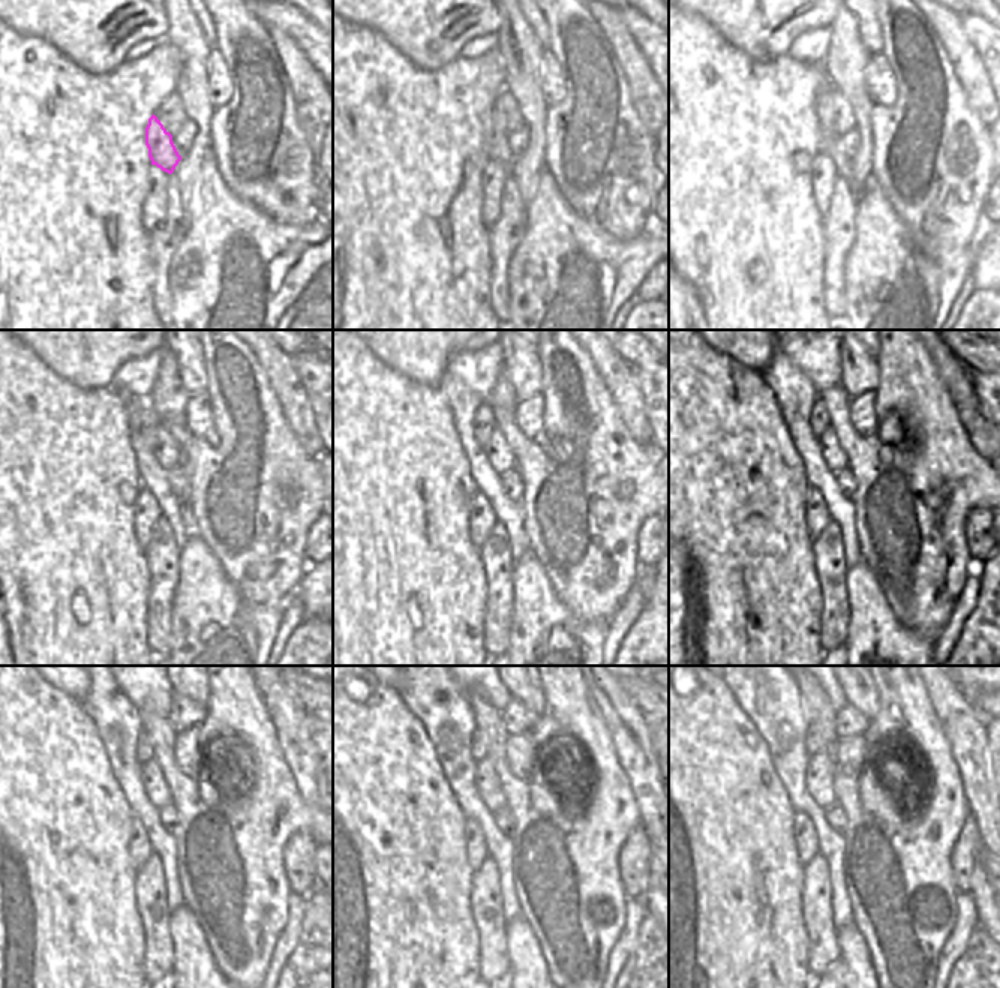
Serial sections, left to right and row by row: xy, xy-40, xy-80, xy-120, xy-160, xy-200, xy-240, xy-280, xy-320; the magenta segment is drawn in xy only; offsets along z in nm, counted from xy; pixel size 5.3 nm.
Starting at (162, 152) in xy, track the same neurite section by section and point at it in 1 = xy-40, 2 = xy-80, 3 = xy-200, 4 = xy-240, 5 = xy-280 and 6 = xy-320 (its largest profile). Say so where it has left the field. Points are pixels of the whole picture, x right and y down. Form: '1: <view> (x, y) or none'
1: xy-40 (495, 140)
2: xy-80 (823, 107)
3: xy-200 (819, 419)
4: xy-240 (144, 751)
5: xy-280 (479, 738)
6: xy-320 (813, 738)

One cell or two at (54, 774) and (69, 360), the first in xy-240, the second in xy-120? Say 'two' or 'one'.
two

